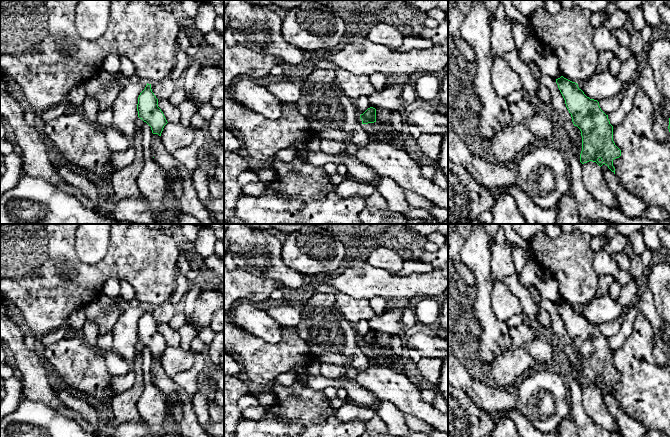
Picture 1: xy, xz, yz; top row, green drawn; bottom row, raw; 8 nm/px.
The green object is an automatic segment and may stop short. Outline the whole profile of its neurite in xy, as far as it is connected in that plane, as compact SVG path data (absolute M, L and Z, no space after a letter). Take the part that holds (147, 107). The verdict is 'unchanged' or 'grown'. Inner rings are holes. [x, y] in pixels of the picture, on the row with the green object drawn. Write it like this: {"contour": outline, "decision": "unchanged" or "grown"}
{"contour": "M151 84L146 85L140 93L137 104L138 117L146 122L153 134L161 136L164 126L168 123L163 112L158 107L158 99L151 89Z", "decision": "unchanged"}

